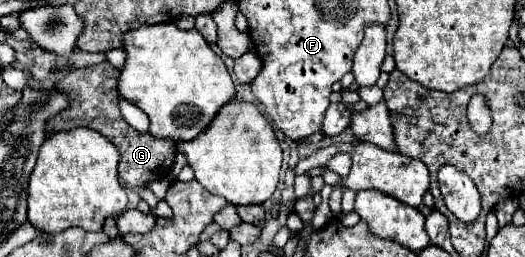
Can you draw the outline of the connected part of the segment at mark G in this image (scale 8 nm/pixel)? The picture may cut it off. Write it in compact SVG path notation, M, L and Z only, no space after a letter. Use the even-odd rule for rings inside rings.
M103 61L99 65L91 65L91 67L83 67L83 69L75 69L75 71L67 73L59 81L59 87L63 87L63 91L69 93L73 103L71 103L69 109L61 111L55 119L49 121L47 131L49 133L69 131L73 127L95 129L101 135L105 135L121 151L119 177L125 179L127 185L141 187L143 183L149 183L151 179L153 181L157 181L161 177L165 179L167 177L167 165L165 165L167 155L169 155L169 169L175 163L175 143L157 139L149 133L139 133L121 117L117 79L119 79L119 71L109 61Z

